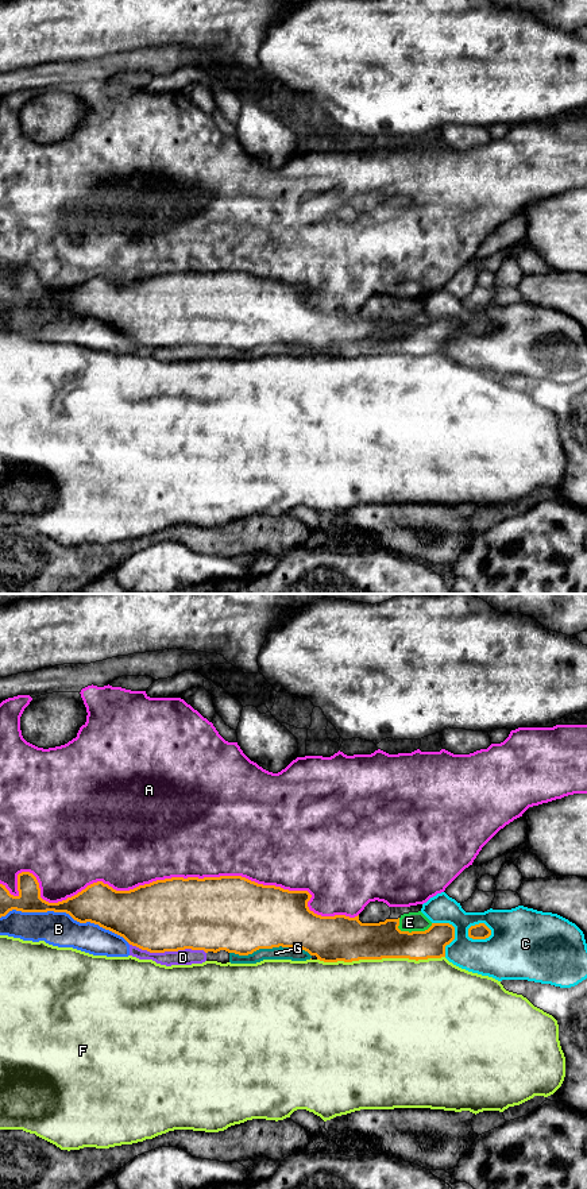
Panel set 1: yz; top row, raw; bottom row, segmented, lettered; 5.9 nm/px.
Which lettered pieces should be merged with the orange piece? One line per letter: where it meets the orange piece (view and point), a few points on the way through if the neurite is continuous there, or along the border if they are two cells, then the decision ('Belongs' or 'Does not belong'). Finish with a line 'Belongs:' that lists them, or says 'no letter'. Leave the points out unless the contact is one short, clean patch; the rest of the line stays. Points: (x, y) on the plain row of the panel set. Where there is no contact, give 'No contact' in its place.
A: Touches orange at yz (170, 274). Does not belong
B: Touches orange at yz (65, 307). Does not belong
C: Touches orange at yz (481, 319). Does not belong
D: Touches orange at yz (168, 346). Does not belong
E: Touches orange at yz (414, 327). Boundary: yz (432, 319), (424, 325), (401, 327), (397, 323). Does not belong
F: Touches orange at yz (381, 354). Does not belong
G: Touches orange at yz (271, 343). Boundary: yz (230, 348), (251, 350), (259, 344), (298, 342), (311, 354). Does not belong
Belongs: no letter

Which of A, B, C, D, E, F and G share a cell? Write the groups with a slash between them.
A / B D E G / C / F

